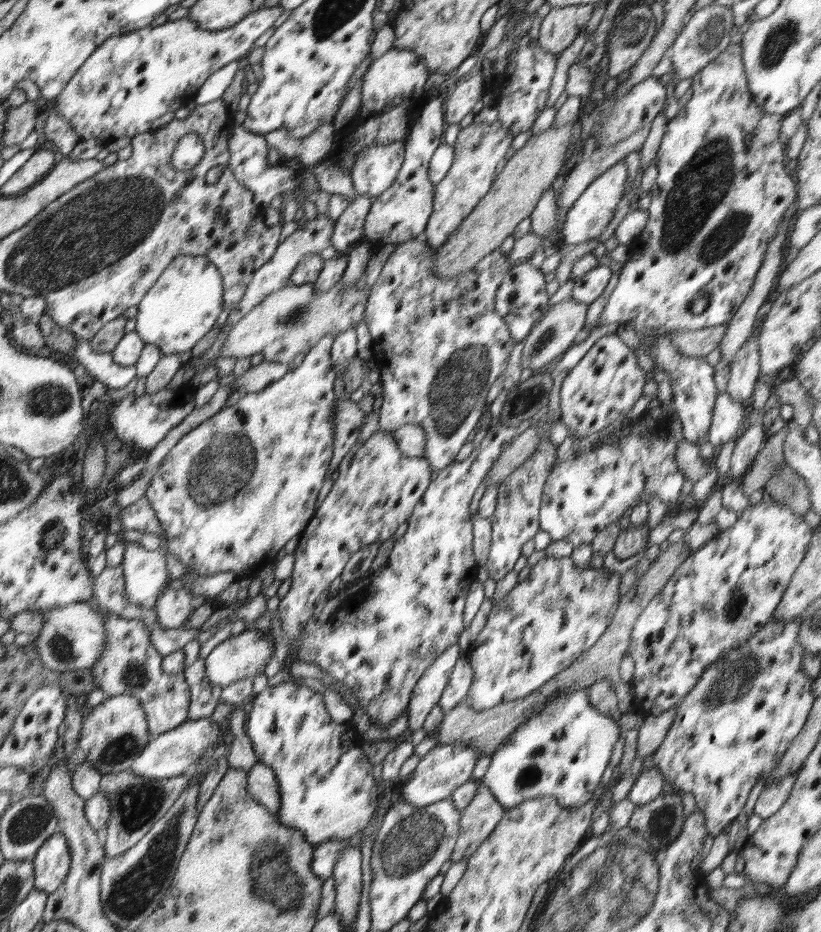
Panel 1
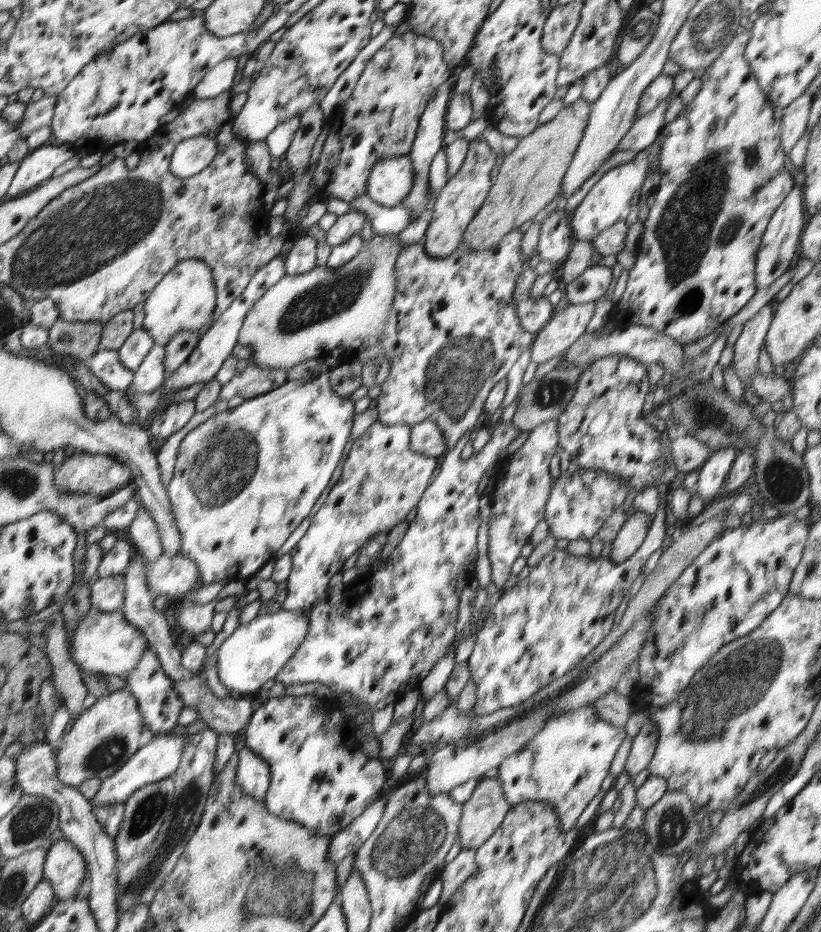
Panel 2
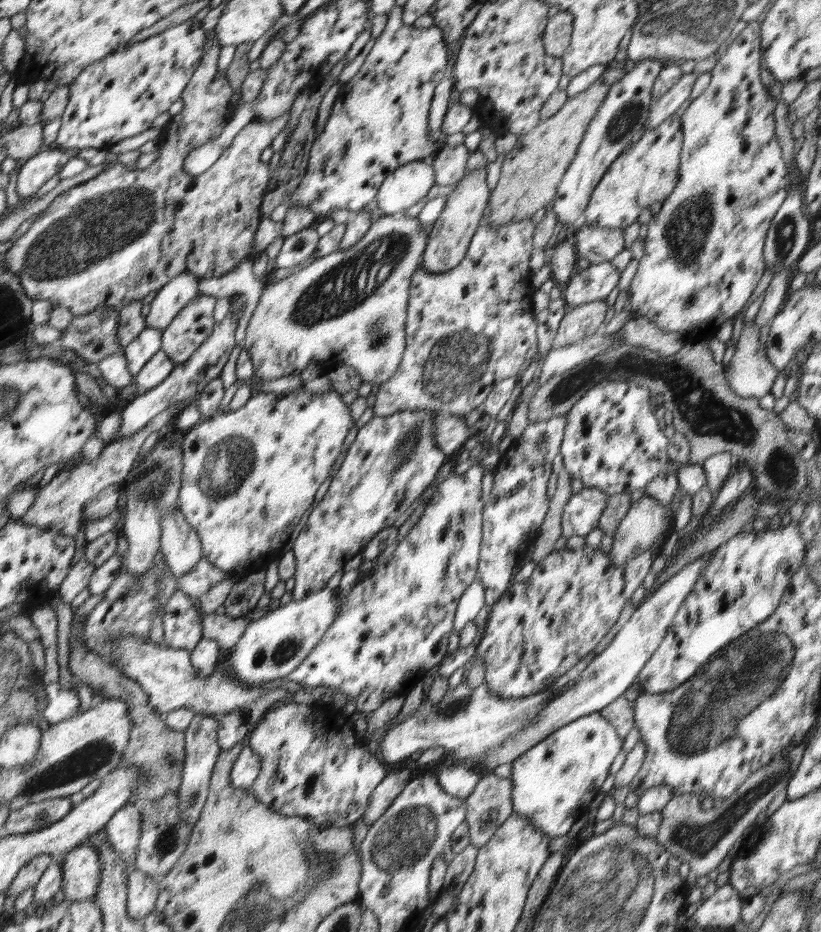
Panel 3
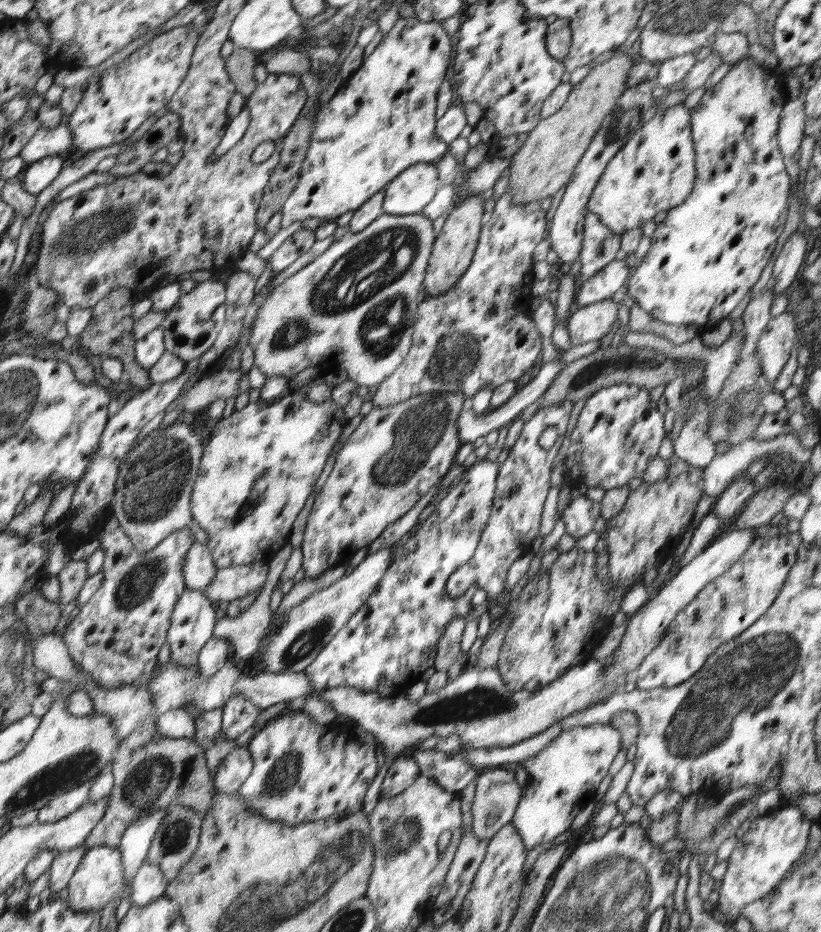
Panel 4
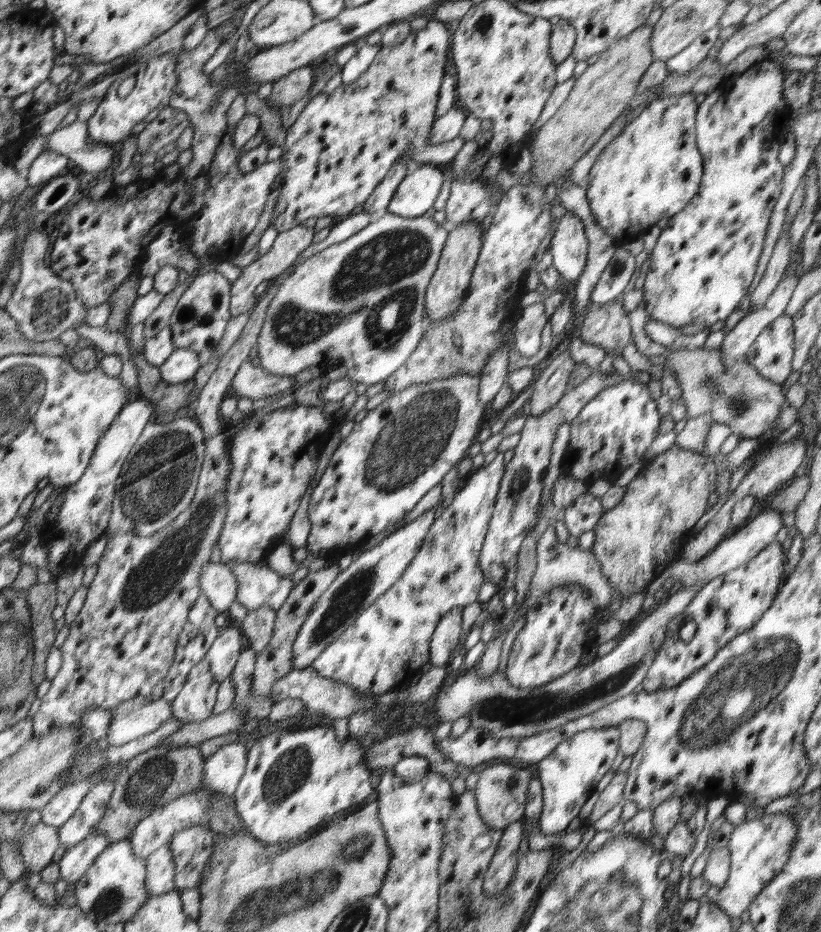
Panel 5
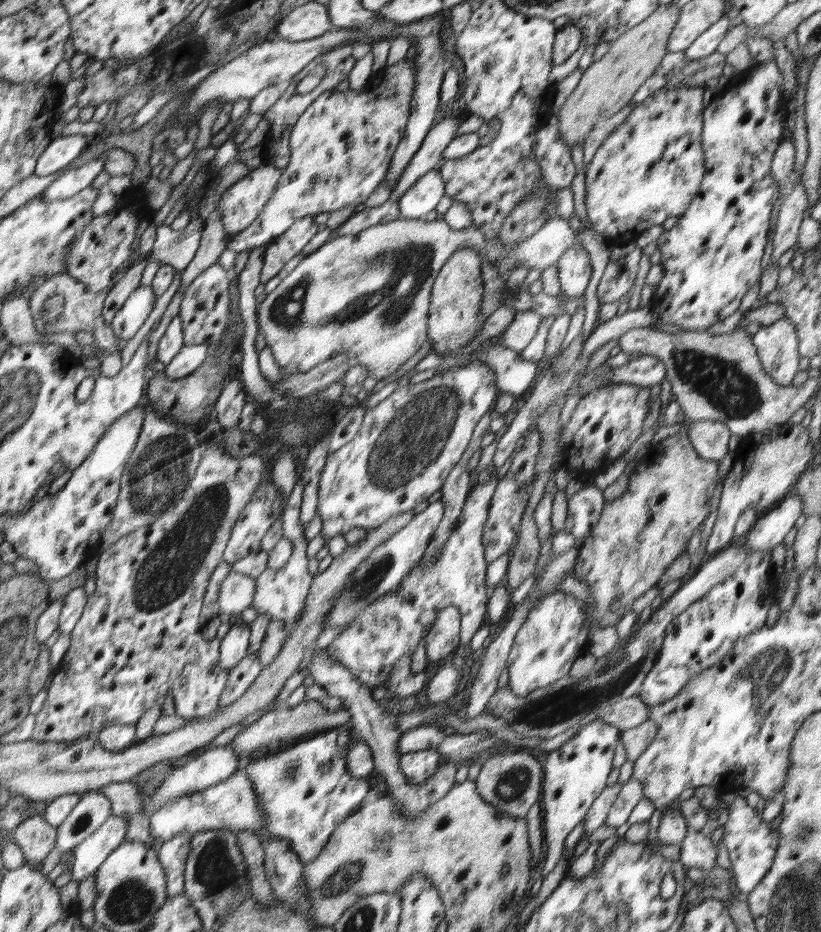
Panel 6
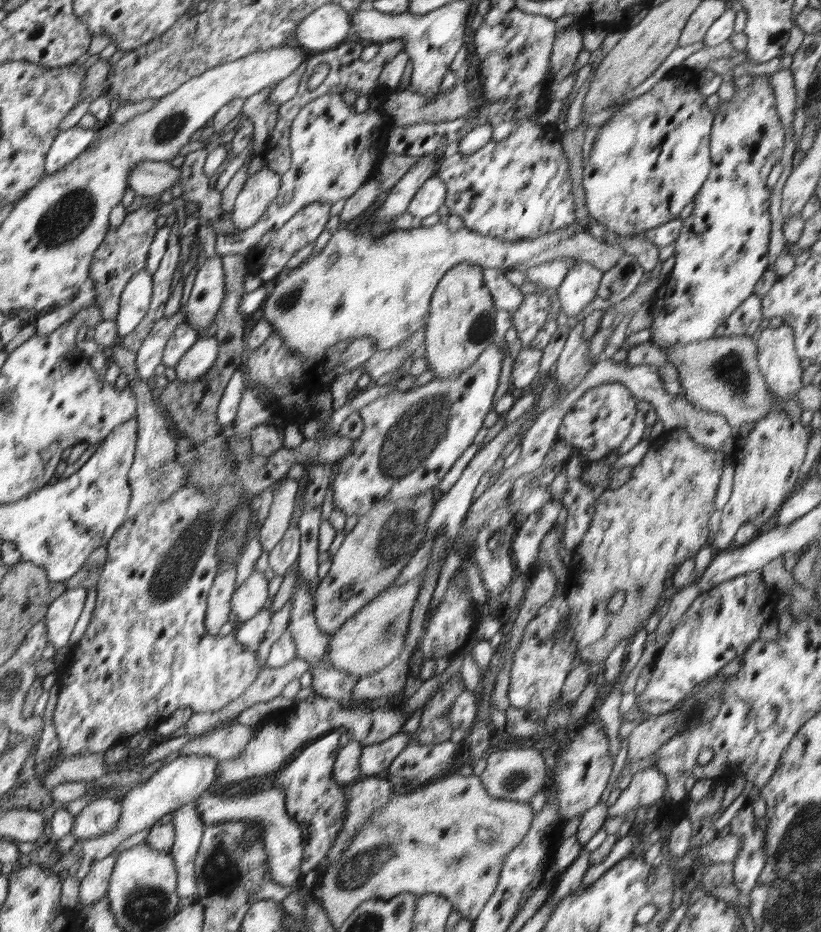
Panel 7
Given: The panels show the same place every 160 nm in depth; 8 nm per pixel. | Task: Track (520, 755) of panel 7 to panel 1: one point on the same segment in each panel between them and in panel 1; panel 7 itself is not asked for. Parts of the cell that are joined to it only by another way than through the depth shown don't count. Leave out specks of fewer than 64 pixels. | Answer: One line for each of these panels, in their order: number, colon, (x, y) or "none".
1: (479, 819)
2: (487, 807)
3: (490, 804)
4: (498, 794)
5: (501, 793)
6: (511, 782)

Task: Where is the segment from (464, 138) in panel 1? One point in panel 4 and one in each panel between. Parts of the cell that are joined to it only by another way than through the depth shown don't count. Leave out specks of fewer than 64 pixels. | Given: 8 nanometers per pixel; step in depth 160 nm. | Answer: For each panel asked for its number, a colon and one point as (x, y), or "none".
2: (457, 203)
3: (452, 232)
4: (455, 246)

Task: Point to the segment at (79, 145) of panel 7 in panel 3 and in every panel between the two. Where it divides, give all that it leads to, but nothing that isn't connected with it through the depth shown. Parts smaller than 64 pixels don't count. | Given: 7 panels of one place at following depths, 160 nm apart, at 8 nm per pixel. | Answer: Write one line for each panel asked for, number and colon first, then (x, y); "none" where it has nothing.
3: (34, 172)
4: (35, 177)
5: (48, 164)
6: (61, 152)

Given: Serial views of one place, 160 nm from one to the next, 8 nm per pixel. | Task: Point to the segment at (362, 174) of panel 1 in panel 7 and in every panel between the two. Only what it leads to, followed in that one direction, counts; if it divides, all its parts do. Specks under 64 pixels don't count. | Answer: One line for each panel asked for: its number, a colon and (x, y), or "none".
2: (390, 180)
3: (400, 189)
4: (411, 190)
5: (417, 191)
6: (422, 197)
7: (431, 196)

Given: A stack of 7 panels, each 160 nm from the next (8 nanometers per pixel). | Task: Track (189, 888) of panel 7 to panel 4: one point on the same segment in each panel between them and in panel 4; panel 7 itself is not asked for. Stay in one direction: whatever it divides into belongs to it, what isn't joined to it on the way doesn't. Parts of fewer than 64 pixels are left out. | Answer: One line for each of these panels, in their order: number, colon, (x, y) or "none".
4: (149, 884)
5: (161, 868)
6: (173, 854)

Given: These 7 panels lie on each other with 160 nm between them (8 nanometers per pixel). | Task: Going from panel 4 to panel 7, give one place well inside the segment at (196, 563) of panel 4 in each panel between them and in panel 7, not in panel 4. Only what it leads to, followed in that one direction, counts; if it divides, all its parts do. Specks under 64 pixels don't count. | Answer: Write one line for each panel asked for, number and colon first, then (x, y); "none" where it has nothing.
5: (217, 582)
6: (236, 592)
7: (247, 600)

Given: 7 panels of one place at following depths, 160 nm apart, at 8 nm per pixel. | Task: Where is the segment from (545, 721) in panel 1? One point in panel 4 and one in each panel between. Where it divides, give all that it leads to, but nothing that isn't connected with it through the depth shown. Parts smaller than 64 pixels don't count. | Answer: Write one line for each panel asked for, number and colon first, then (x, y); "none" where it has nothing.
2: (564, 764)
3: (555, 781)
4: (564, 778)

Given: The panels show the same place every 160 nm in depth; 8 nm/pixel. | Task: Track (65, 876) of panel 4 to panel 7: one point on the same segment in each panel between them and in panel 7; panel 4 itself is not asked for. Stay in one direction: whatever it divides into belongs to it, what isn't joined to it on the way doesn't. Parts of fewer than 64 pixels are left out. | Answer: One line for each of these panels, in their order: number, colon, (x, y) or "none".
5: (77, 859)
6: (92, 851)
7: (184, 780)

